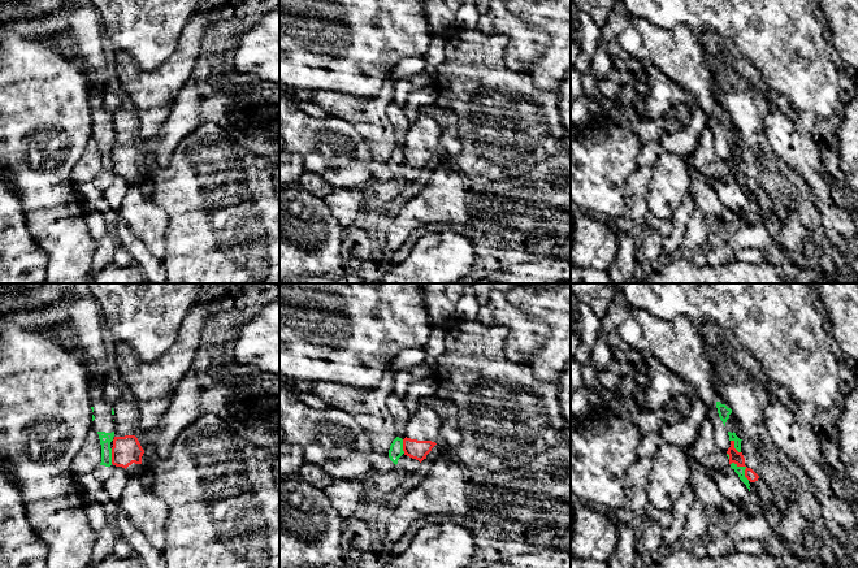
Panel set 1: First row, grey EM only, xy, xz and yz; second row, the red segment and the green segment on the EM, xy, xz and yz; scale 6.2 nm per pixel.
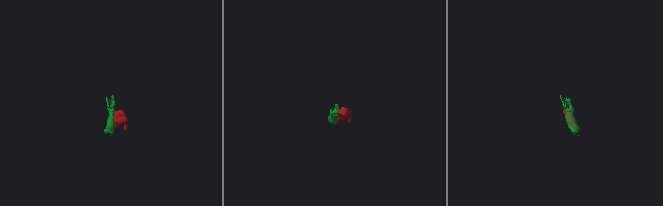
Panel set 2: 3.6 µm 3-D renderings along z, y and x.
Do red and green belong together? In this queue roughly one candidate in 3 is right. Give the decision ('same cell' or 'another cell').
another cell

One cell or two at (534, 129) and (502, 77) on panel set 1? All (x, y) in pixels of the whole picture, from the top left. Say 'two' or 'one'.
one

